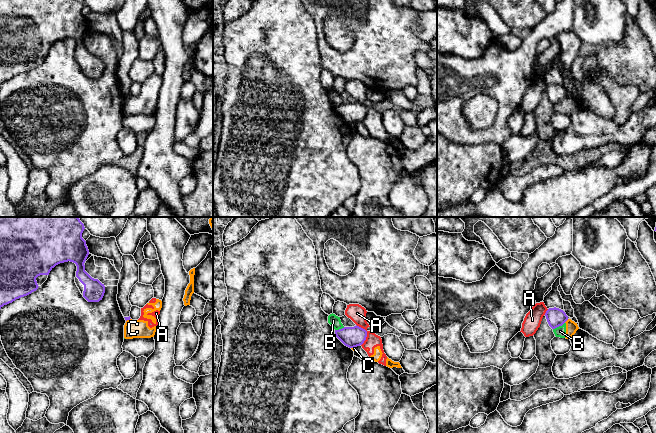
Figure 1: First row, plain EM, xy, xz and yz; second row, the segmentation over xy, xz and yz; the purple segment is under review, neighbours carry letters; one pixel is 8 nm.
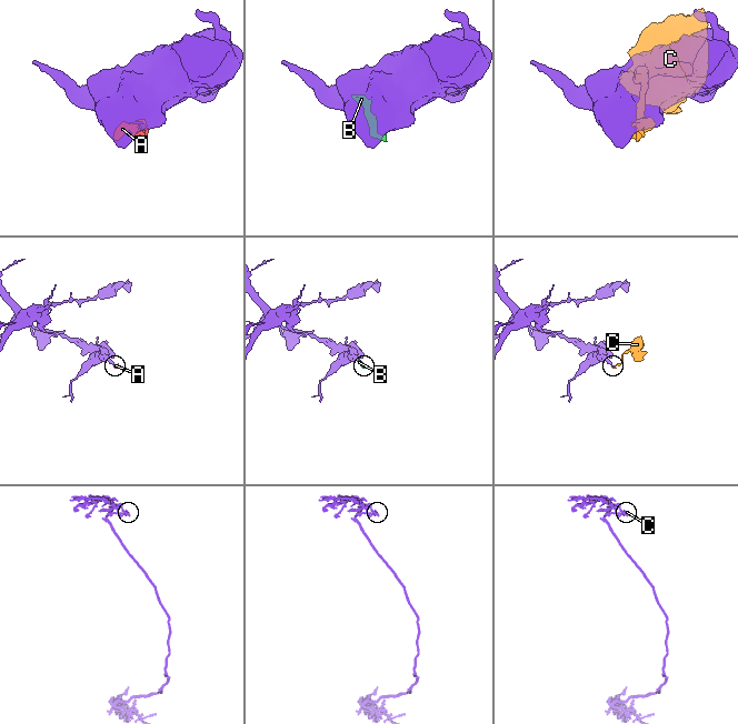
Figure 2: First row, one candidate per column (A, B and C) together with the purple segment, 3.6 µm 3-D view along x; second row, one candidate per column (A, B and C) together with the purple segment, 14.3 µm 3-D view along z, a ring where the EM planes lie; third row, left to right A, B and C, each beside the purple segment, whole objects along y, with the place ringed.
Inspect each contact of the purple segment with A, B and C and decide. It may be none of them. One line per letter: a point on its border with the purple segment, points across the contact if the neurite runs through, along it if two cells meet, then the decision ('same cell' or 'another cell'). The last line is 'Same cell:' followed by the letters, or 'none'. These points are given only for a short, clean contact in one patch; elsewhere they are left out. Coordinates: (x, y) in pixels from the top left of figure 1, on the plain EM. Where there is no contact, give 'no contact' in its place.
A: xz (366, 109) | along xz (356, 100), (366, 107), (366, 115), (361, 121) | another cell
B: yz (558, 102) | another cell
C: yz (566, 96) | along yz (568, 95), (564, 98) | another cell
Same cell: none

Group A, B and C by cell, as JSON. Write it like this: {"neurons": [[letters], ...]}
{"neurons": [["A", "B", "C"]]}

